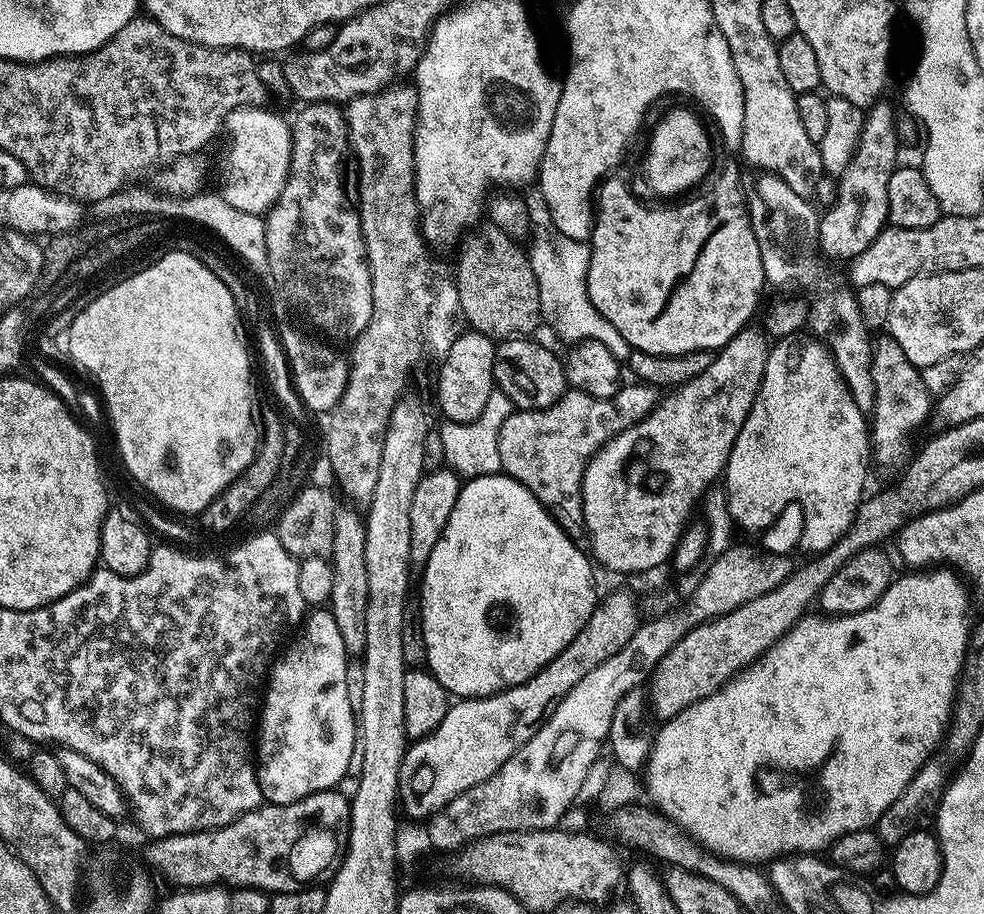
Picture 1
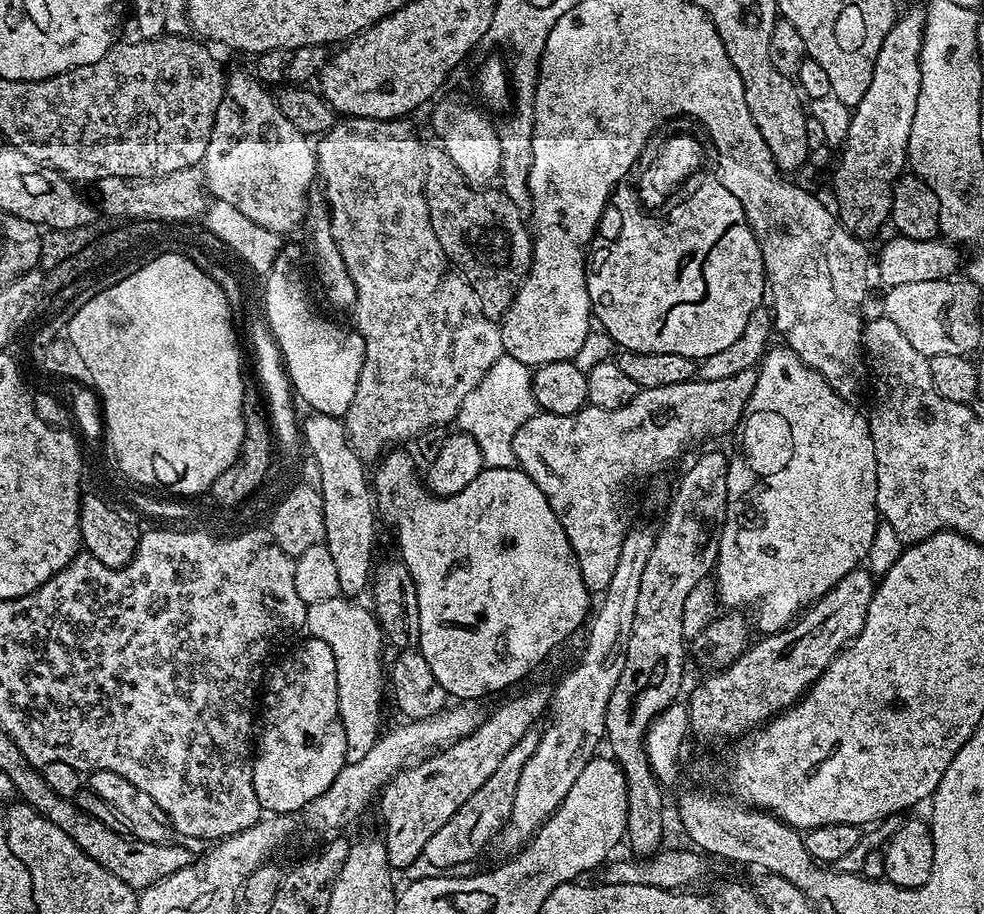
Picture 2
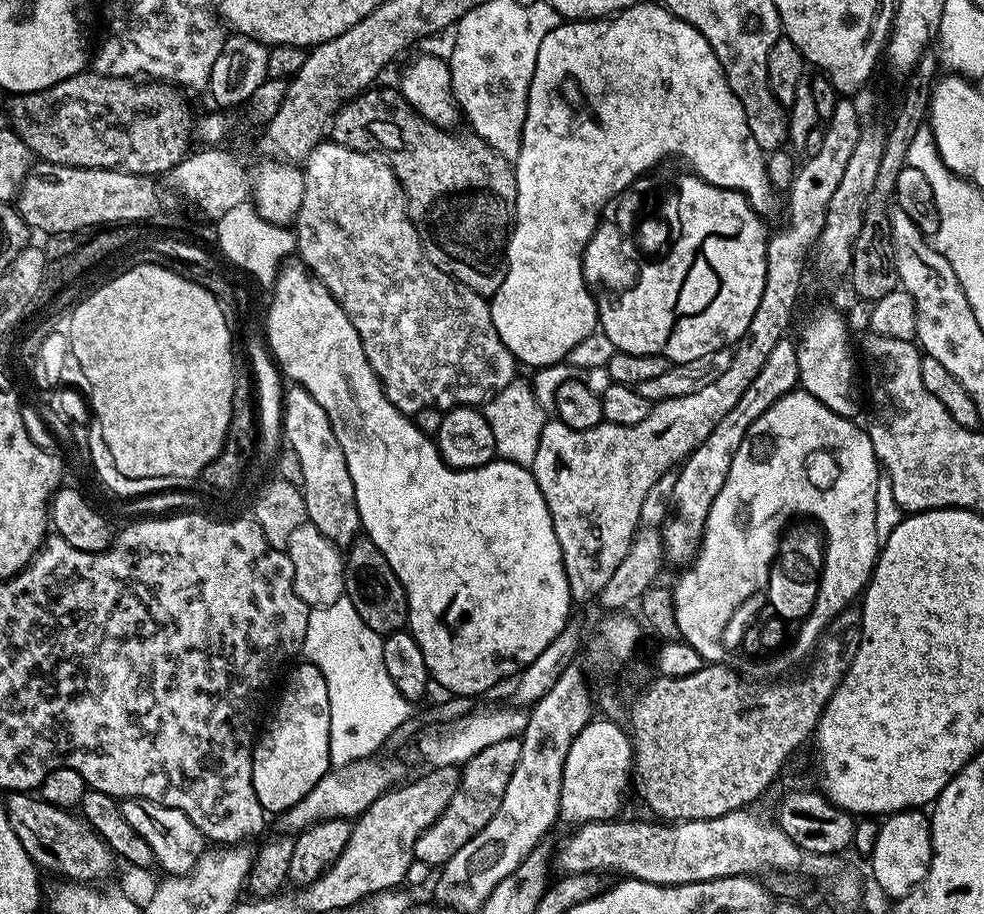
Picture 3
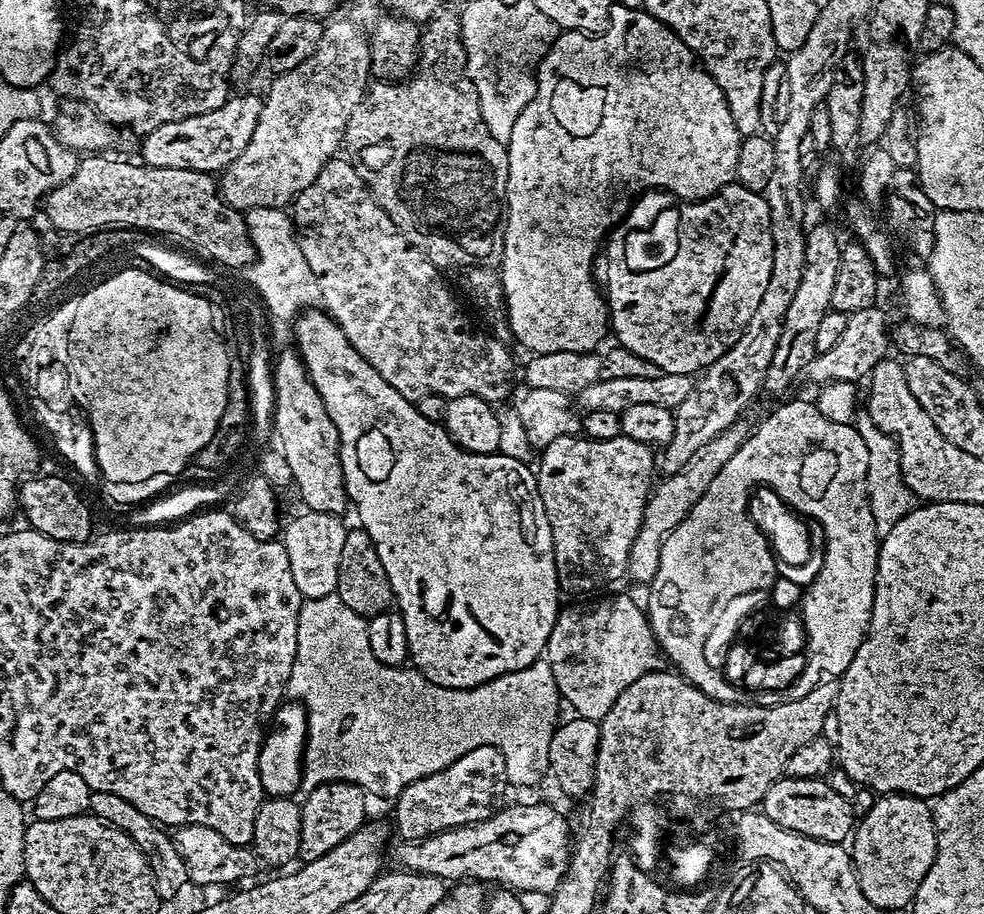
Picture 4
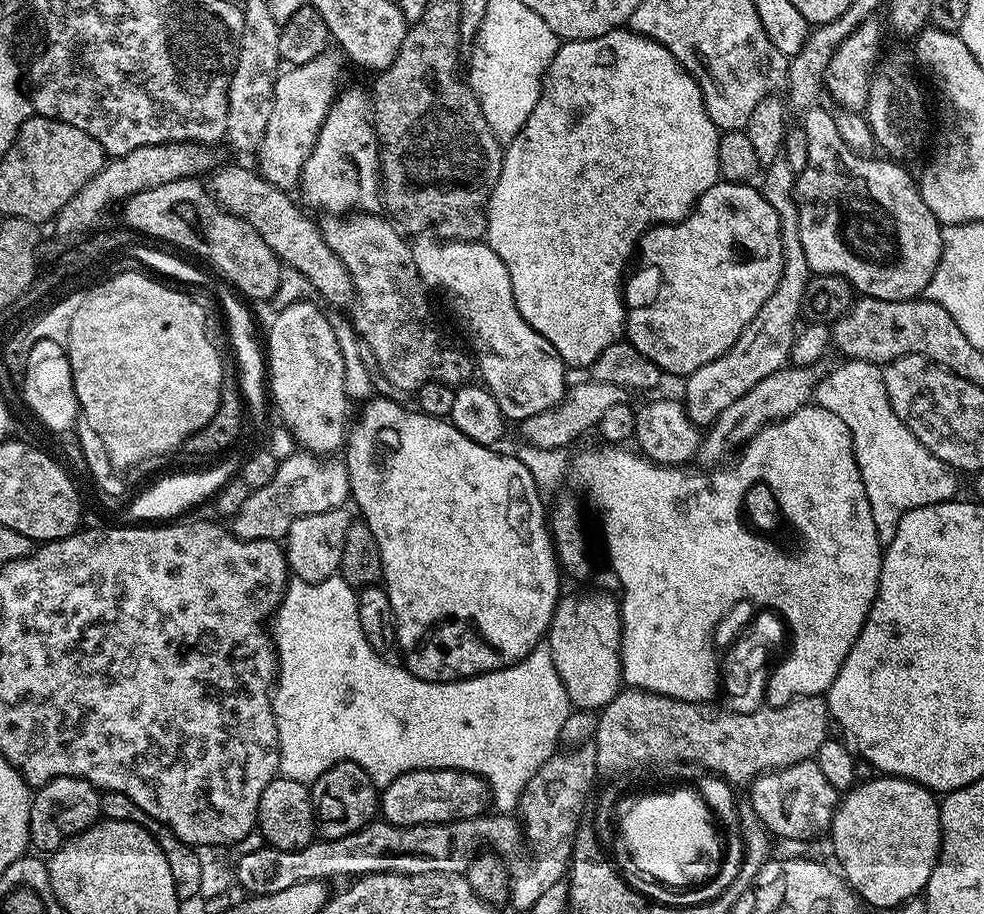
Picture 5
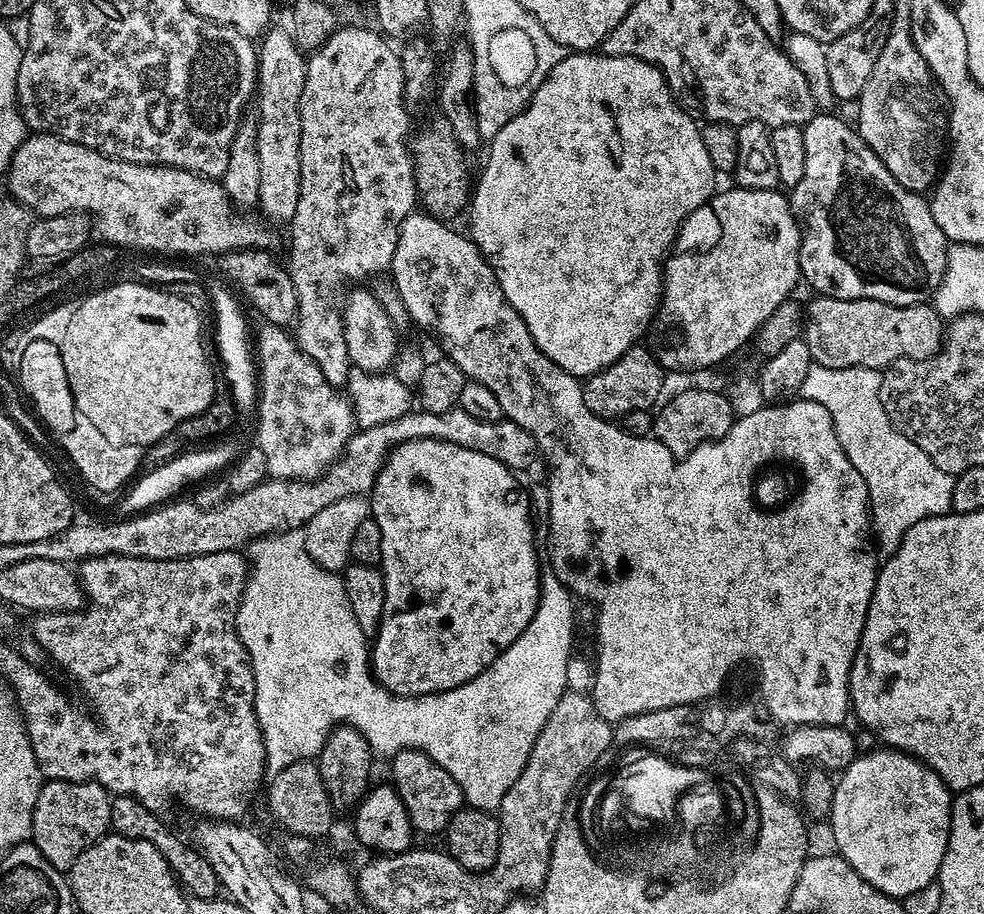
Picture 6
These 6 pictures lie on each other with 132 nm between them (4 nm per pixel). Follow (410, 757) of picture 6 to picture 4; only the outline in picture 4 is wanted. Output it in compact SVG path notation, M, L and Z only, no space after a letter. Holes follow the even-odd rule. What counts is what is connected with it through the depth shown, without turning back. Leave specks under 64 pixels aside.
M478 746L478 750L470 750L470 754L462 754L458 762L454 762L447 770L438 770L438 774L430 774L418 782L410 782L395 797L396 828L401 832L405 841L425 840L427 836L436 836L451 828L462 828L467 824L477 824L499 812L505 803L504 791L509 791L506 762L498 748L494 746Z

